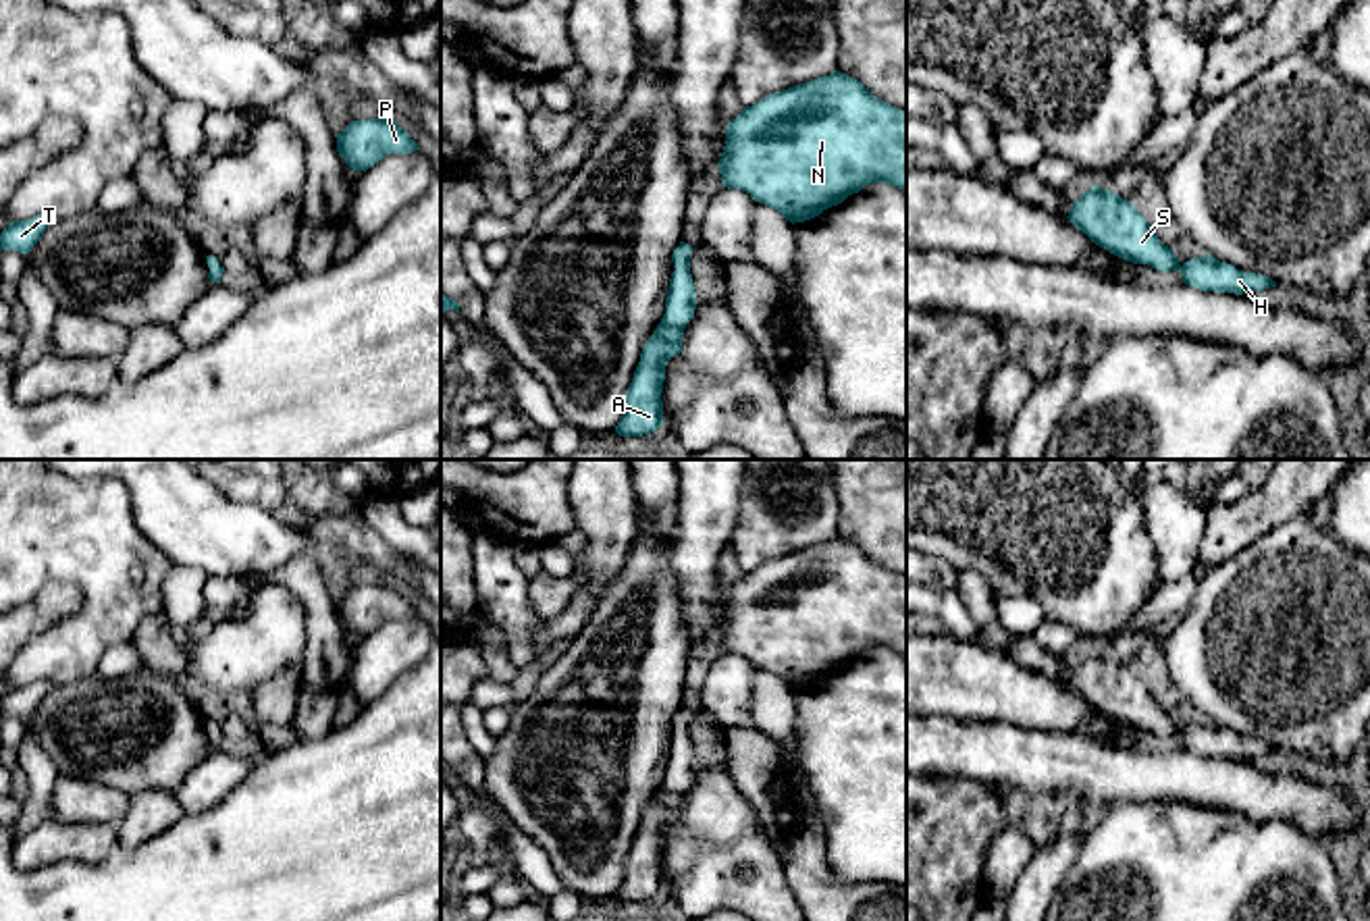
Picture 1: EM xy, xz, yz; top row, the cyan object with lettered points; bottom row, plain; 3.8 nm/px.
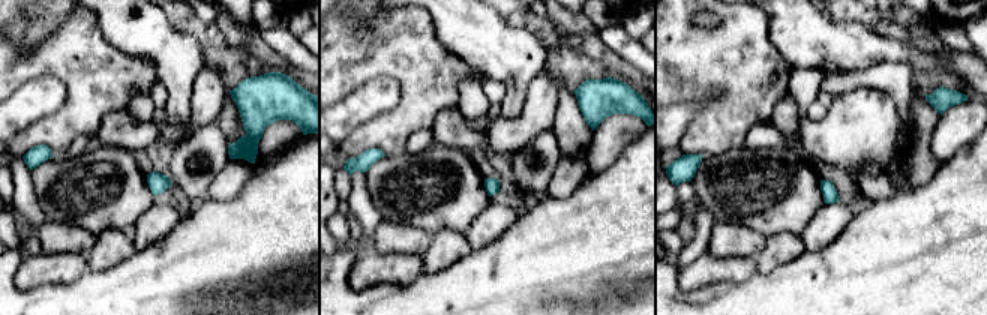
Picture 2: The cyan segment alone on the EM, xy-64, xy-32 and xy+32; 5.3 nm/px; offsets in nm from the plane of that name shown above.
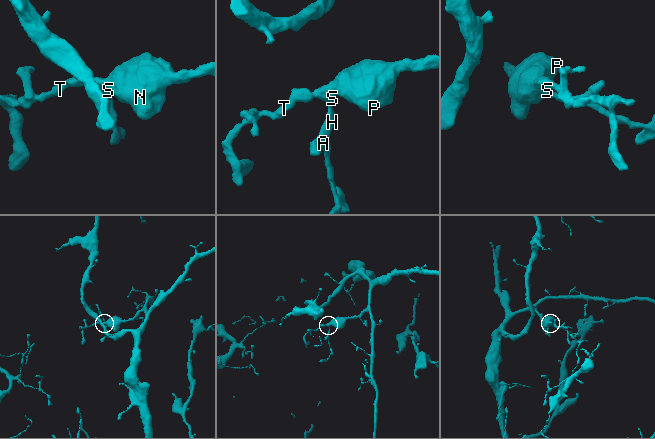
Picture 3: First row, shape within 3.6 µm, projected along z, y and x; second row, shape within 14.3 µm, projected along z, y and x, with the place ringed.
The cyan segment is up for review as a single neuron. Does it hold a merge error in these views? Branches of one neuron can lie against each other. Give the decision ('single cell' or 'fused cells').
single cell

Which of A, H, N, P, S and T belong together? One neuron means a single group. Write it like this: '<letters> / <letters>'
A H N P S T

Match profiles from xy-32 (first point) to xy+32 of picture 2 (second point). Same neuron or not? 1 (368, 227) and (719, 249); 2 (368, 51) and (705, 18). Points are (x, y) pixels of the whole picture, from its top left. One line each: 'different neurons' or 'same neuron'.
1: different neurons
2: different neurons

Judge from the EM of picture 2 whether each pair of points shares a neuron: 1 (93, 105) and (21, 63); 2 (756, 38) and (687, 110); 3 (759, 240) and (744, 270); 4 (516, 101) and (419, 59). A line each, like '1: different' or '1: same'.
1: same
2: different
3: different
4: different

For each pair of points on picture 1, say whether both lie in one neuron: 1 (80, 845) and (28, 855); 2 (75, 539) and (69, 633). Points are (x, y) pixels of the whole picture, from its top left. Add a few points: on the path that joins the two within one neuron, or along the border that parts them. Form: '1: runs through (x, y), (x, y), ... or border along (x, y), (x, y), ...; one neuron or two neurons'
1: runs through (67, 845), (40, 847); one neuron
2: runs through (90, 562), (90, 610); one neuron

